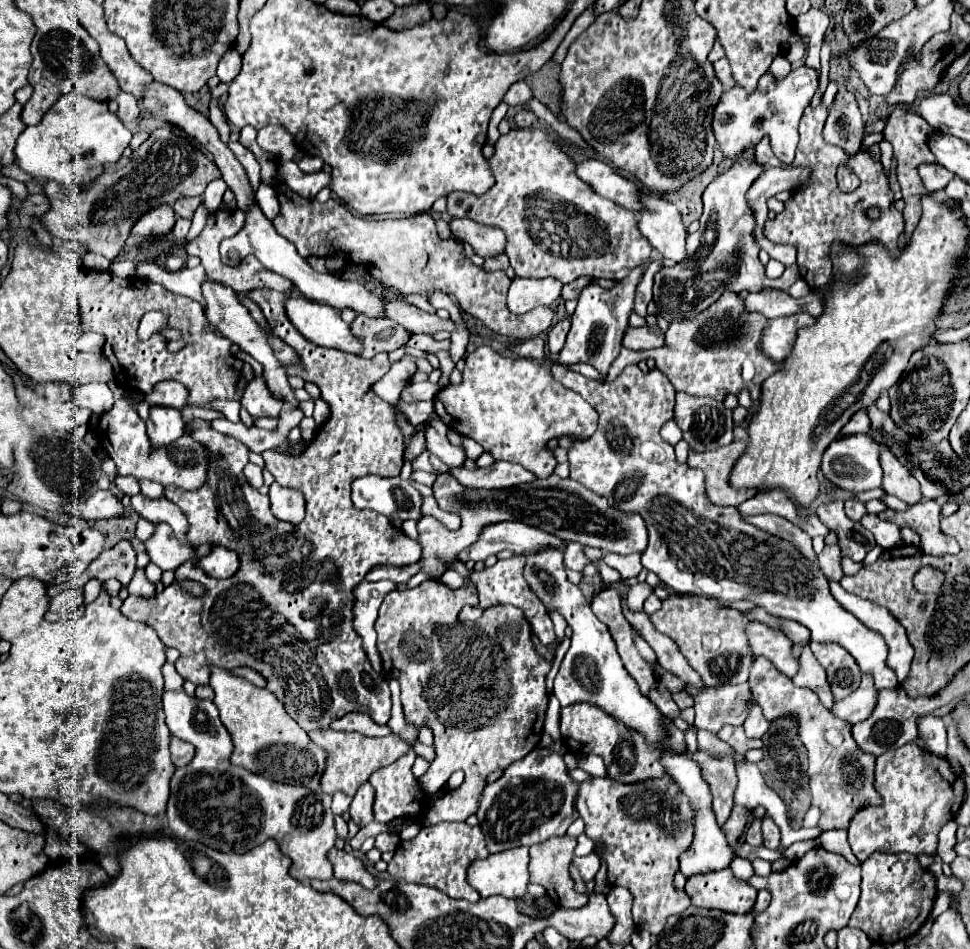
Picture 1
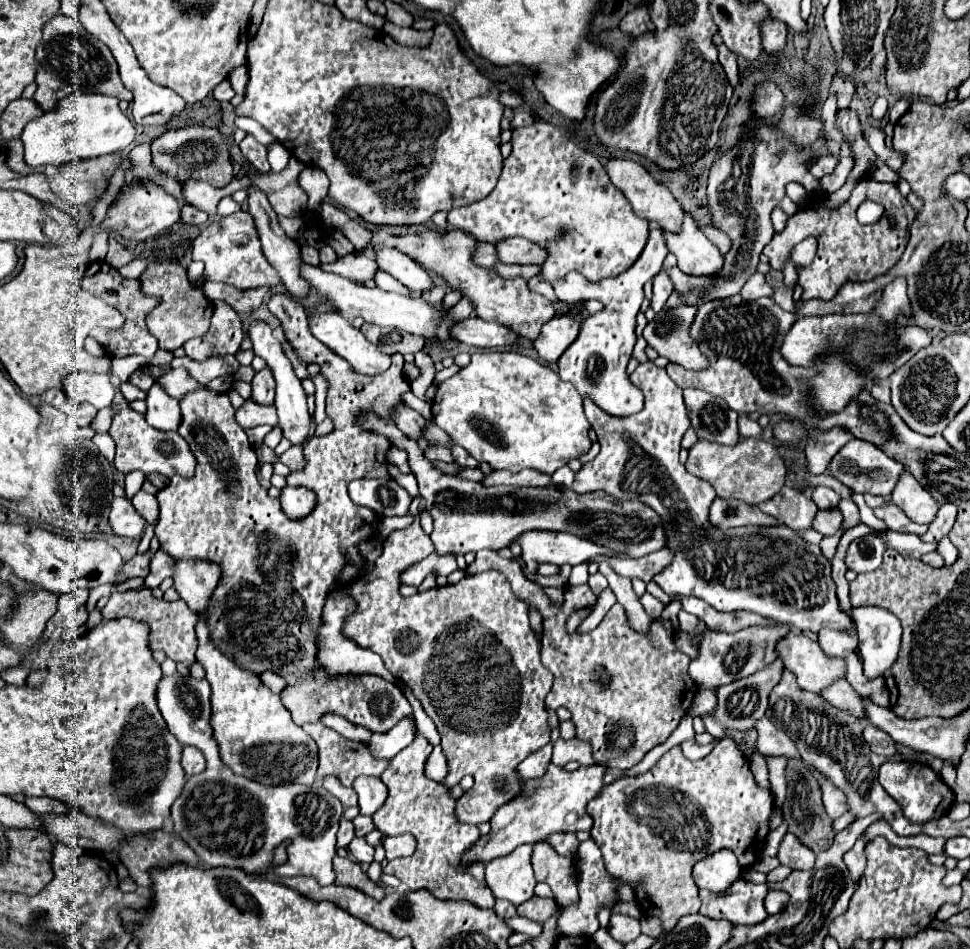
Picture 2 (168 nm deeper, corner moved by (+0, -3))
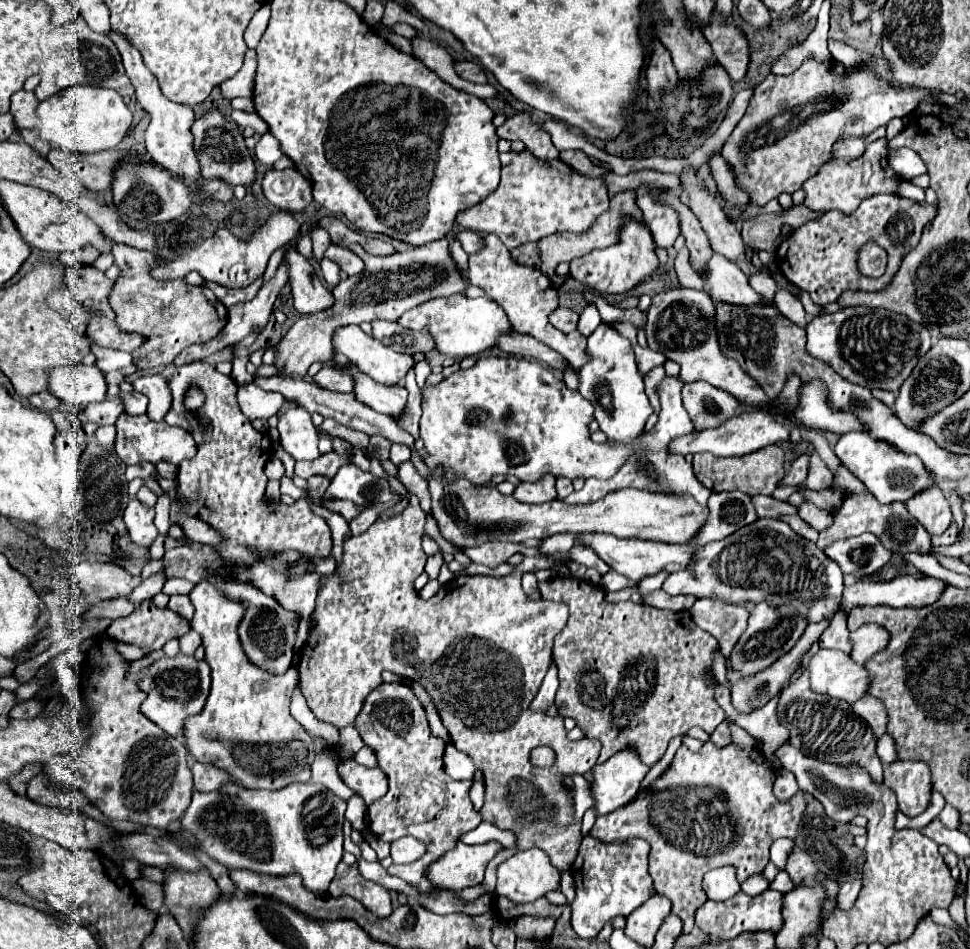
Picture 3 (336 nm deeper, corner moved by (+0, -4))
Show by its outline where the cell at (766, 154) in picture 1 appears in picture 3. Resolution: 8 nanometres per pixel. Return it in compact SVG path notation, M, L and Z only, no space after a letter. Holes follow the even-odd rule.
M879 193L875 197L863 199L861 205L851 215L843 215L839 211L827 211L821 219L793 229L785 253L787 265L783 265L781 261L781 267L785 267L781 271L793 285L807 291L813 303L817 305L827 305L837 301L837 297L845 289L879 291L883 289L883 285L887 285L887 281L891 281L905 253L909 253L919 243L921 231L925 223L931 221L931 217L935 217L935 205L917 203L913 199L897 197L893 193ZM869 241L883 247L889 257L887 271L877 279L865 277L857 269L859 249Z

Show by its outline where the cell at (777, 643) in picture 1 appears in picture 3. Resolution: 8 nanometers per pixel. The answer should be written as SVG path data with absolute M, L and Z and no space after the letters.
M819 649L807 663L811 673L811 691L843 699L847 703L857 701L867 693L869 675L863 665L855 663L847 653L837 649Z

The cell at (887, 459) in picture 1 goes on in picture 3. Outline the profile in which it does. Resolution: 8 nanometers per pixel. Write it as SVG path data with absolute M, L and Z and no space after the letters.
M935 485L913 495L909 501L905 501L905 507L929 535L941 535L953 521L949 501Z

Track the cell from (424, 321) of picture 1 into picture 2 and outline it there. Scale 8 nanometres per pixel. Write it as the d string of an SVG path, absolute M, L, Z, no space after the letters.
M471 316L459 322L453 334L459 342L477 348L503 348L503 346L515 346L519 342L519 334L511 332L511 328L505 328L495 322L485 322L479 316Z

